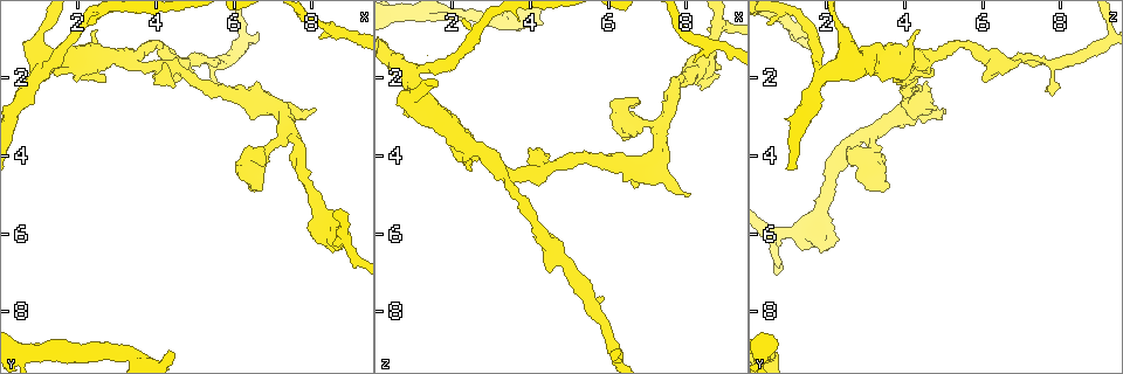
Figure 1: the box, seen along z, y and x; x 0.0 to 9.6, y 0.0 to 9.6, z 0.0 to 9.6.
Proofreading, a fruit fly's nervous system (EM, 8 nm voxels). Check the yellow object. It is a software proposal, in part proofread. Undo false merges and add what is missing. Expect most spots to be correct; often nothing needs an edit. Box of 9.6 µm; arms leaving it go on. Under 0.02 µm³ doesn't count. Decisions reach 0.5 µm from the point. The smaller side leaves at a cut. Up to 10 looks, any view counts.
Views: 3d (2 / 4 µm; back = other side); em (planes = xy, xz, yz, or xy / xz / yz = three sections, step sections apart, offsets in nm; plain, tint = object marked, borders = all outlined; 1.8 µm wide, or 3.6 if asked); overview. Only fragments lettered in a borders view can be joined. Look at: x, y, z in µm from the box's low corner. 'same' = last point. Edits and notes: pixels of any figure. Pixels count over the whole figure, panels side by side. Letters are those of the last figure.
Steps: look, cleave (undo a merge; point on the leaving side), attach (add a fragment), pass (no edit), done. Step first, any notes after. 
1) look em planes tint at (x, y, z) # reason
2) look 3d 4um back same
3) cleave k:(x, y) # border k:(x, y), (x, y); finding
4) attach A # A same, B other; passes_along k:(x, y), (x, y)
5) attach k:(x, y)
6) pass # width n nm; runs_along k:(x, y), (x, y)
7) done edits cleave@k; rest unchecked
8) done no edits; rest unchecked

look em 3.6um planes borders at (1.00, 1.85, 2.30) # four arms meet

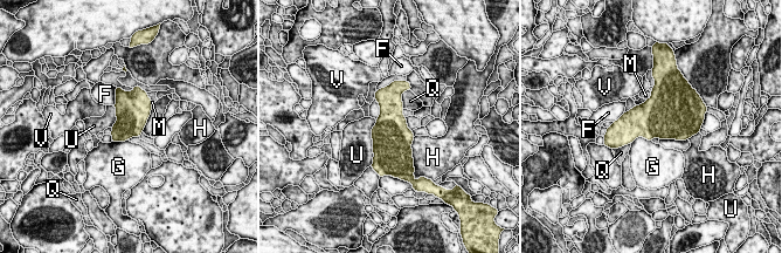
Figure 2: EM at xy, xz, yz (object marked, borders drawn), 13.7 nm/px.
pass # F other, G other, H other, M other, Q other, U other, V other; continuous, no second cell

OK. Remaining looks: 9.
look em yz step 4 borders at (5.90, 2.35, 7.70) # branch stops here

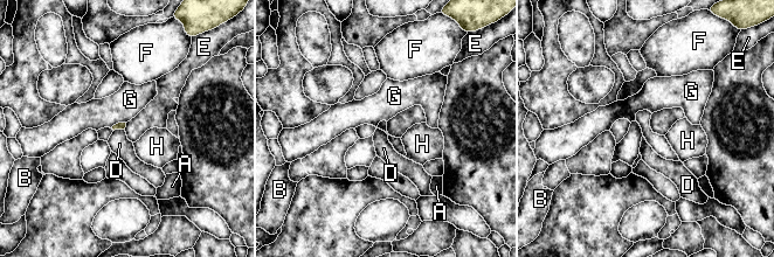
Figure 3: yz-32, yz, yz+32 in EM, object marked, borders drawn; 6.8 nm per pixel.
look em planes borders same

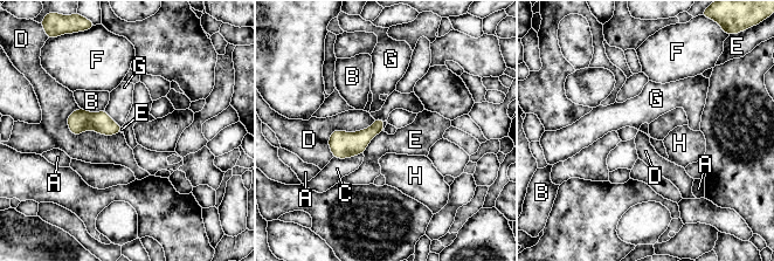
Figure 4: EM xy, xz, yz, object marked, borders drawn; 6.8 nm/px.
pass # width 110 nm; A other, B other, C other, D other, E other, F other, G other, H other; border 4:(382, 130), (371, 141), (364, 153); no lettered fragment goes on from it

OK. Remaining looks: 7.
look em 3.6um planes borders at (2.45, 1.50, 3.80) # calibre changes

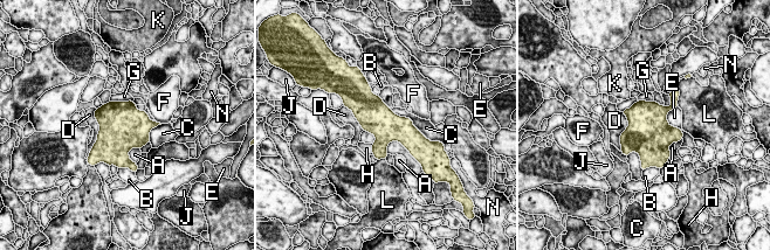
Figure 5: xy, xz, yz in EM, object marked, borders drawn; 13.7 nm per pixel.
pass # A other, B other, C other, D other, E other, F other, G other, H other, J other, K other, L other, N other; border 5:(391, 110), (408, 117), (426, 137); one cell here

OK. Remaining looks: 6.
look 3d 2um at (6.75, 4.20, 2.60) # an open end

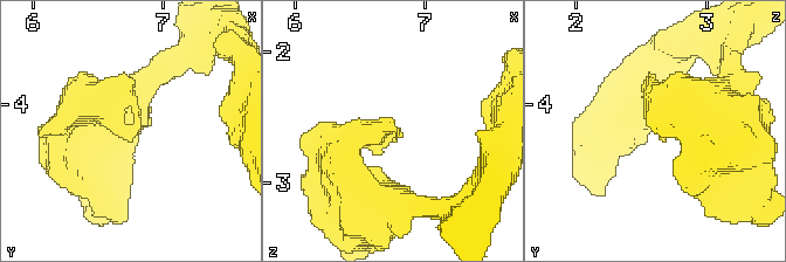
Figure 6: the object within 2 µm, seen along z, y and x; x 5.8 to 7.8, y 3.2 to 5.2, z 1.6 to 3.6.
look em xy step 8 tint at (6.80, 4.26, 2.68)

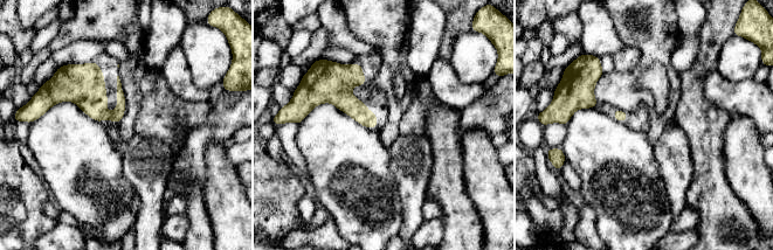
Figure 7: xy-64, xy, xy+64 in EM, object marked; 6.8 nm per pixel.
look em xy step 8 borders same # what lies round it

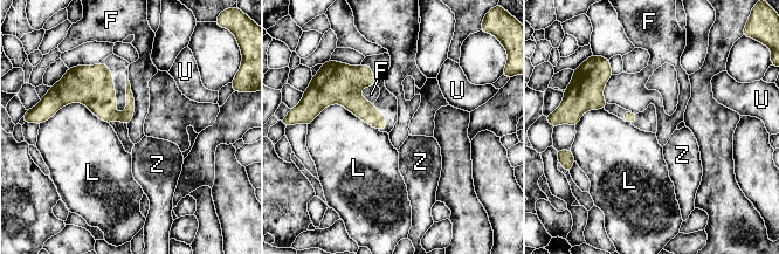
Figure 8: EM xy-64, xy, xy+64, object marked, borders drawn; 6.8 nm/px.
pass # longest_contact L 460 nm; F other, L other, U other, Z other; border 8:(128, 76), (133, 117), (126, 124); none of them fits

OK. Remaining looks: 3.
done no edits; rest unchecked

